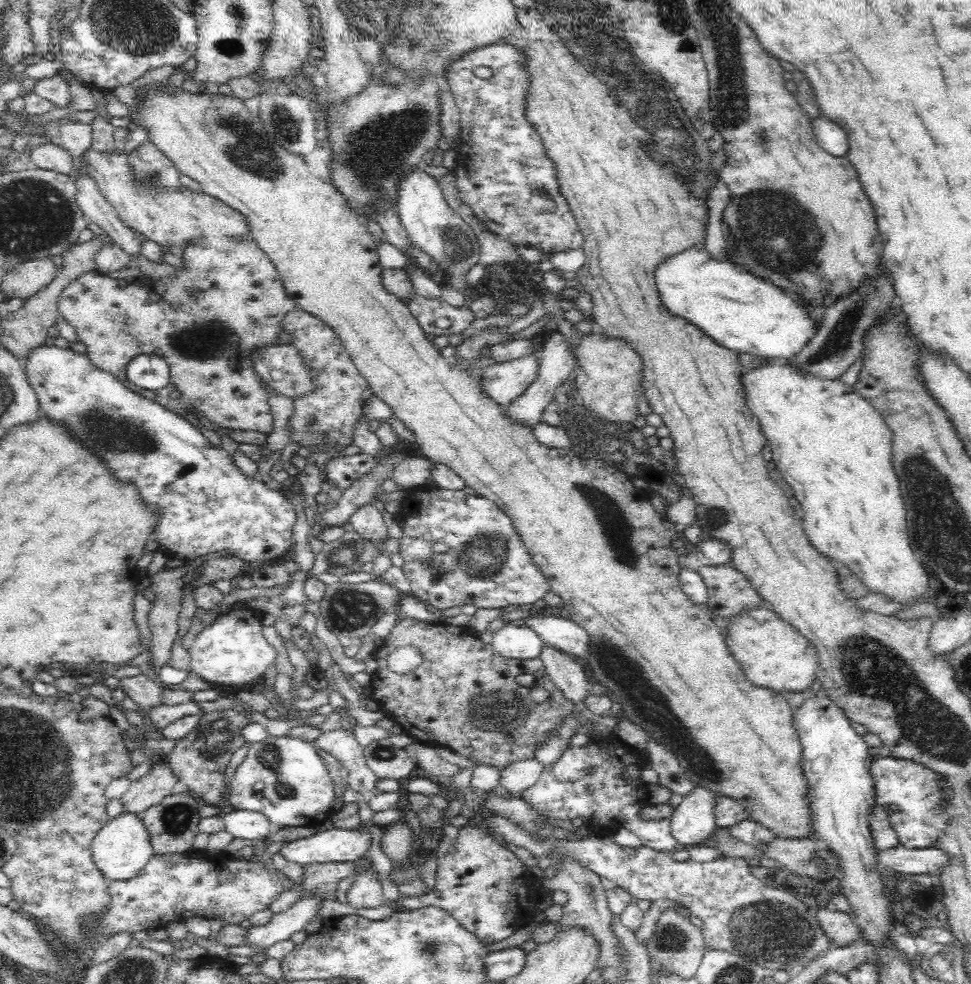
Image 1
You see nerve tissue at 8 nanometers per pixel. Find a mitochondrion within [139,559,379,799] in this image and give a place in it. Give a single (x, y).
(214, 741)

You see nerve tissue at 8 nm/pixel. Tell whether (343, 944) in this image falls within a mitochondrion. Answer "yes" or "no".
no

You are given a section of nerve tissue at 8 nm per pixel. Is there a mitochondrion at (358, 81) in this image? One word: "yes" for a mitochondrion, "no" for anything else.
no

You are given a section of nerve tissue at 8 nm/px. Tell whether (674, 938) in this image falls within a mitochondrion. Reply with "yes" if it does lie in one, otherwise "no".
yes

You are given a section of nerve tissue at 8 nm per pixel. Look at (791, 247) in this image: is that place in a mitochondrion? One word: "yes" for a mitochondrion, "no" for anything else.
yes

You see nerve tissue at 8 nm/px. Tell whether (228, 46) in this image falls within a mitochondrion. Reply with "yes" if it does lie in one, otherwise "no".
yes

